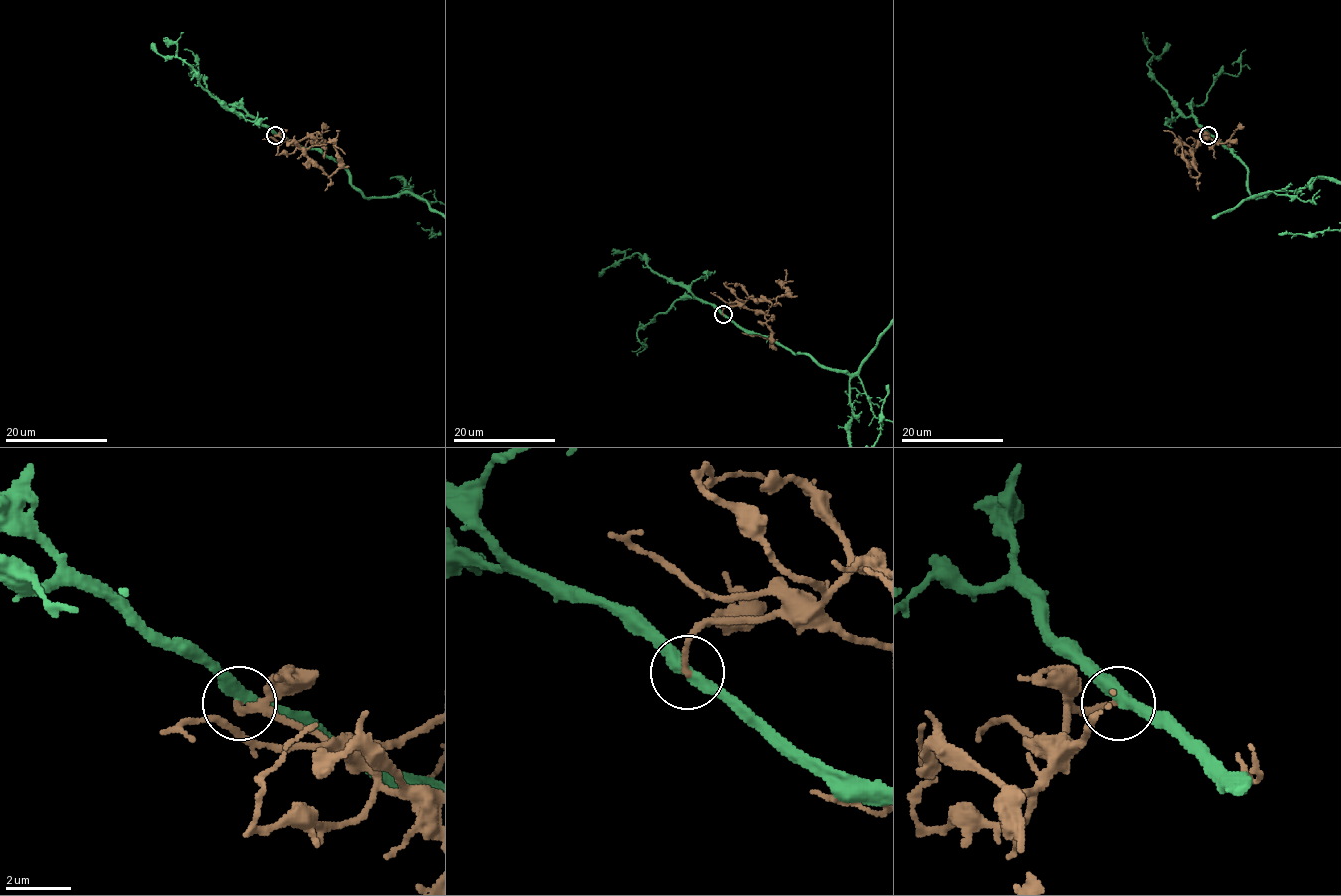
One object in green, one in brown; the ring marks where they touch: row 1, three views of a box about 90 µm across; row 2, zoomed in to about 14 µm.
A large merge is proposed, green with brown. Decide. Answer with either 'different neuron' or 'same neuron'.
different neuron

